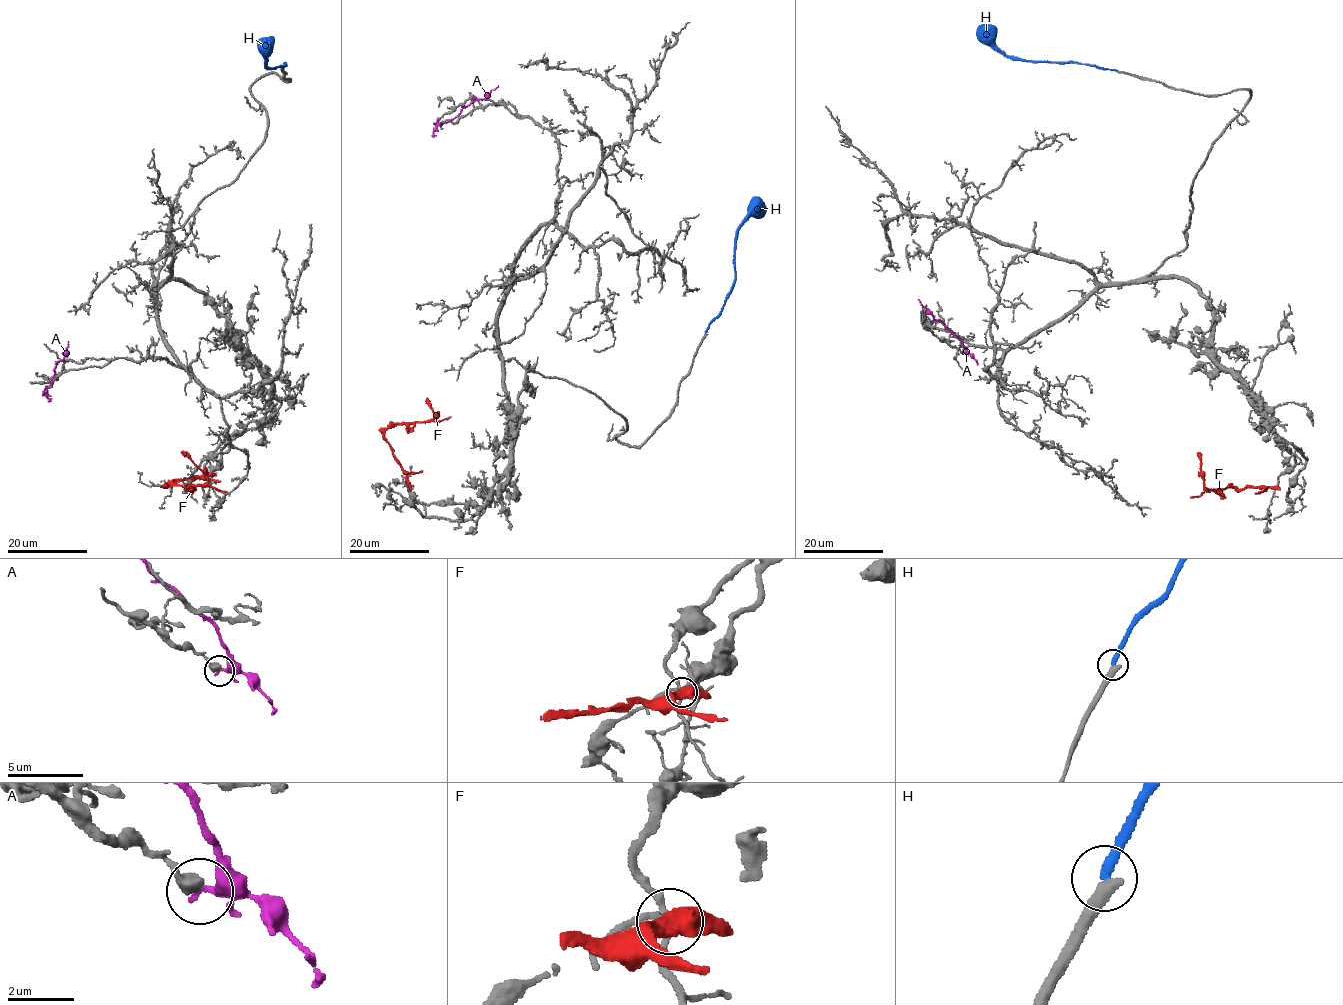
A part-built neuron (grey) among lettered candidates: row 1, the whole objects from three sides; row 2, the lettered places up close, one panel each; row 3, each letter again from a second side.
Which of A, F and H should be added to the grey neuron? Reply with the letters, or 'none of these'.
none of these

